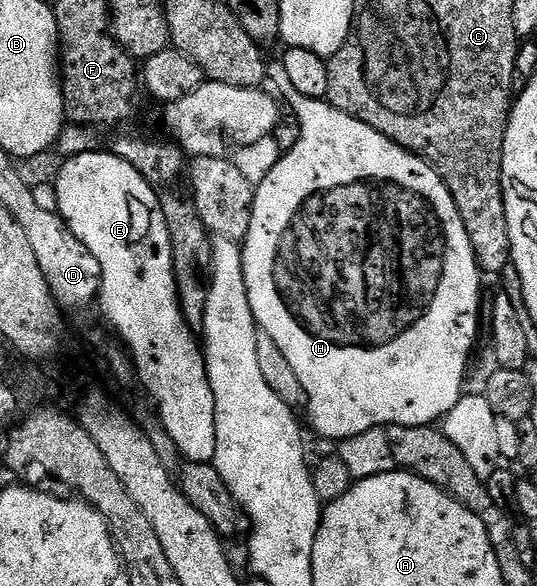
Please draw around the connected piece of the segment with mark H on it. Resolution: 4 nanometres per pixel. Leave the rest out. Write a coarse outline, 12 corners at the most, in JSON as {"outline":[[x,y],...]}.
{"outline":[[326,98],[255,187],[249,305],[321,438],[438,424],[475,250]]}

